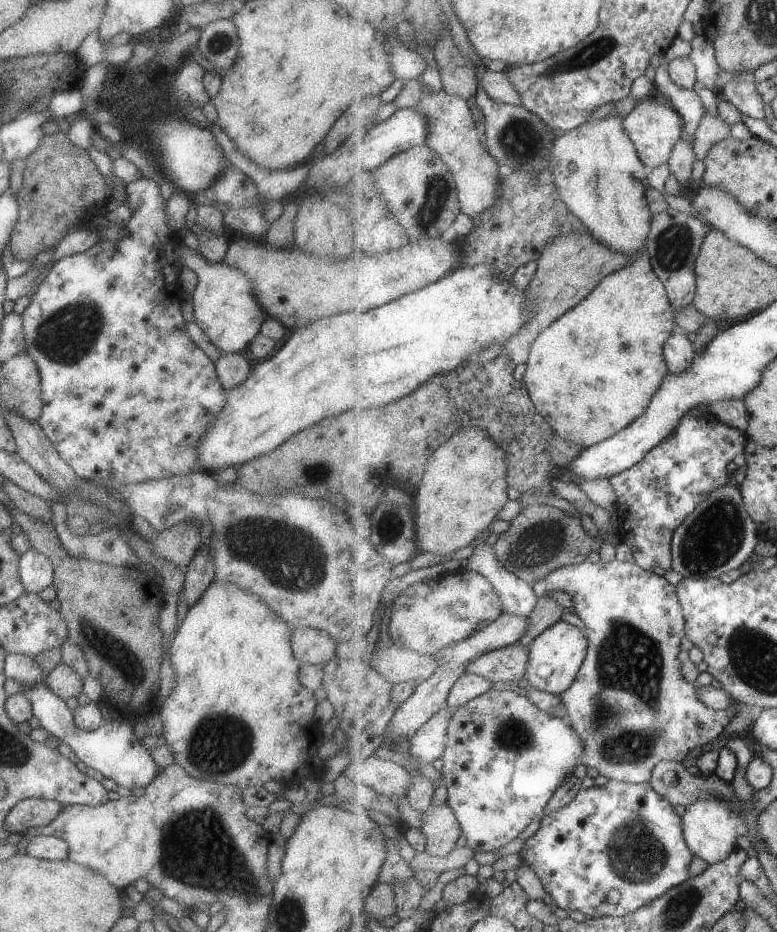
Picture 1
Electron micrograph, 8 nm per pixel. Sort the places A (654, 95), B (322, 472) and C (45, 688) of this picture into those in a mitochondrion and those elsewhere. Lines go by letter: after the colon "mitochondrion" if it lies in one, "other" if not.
A: other
B: mitochondrion
C: other

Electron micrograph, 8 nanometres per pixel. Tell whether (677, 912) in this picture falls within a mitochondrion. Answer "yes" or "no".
yes

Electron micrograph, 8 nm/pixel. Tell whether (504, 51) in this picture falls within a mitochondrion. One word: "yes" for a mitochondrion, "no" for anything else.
no

